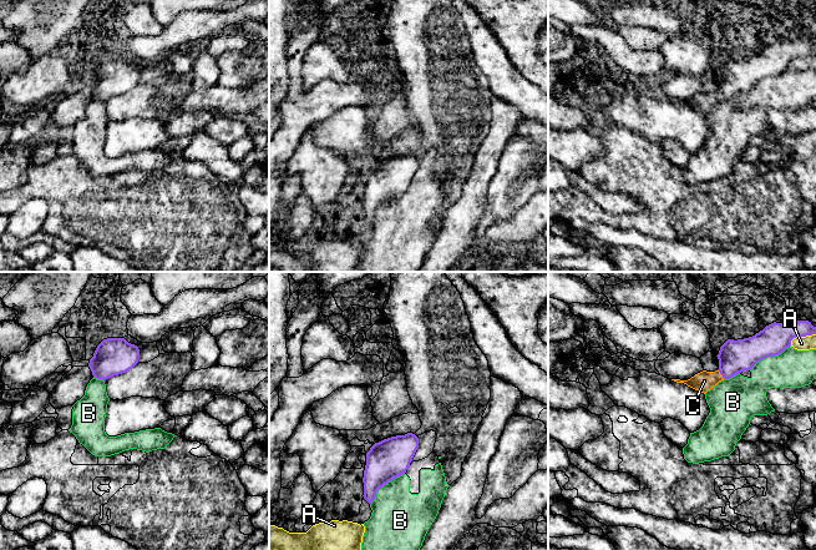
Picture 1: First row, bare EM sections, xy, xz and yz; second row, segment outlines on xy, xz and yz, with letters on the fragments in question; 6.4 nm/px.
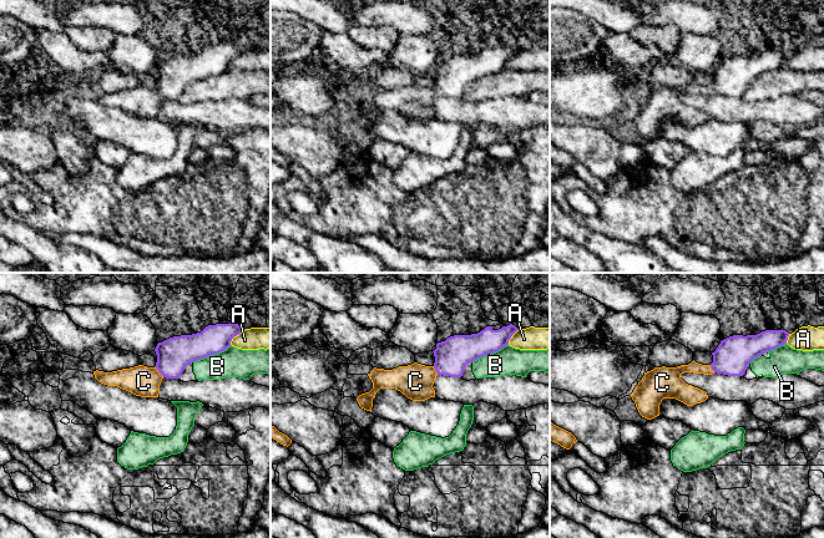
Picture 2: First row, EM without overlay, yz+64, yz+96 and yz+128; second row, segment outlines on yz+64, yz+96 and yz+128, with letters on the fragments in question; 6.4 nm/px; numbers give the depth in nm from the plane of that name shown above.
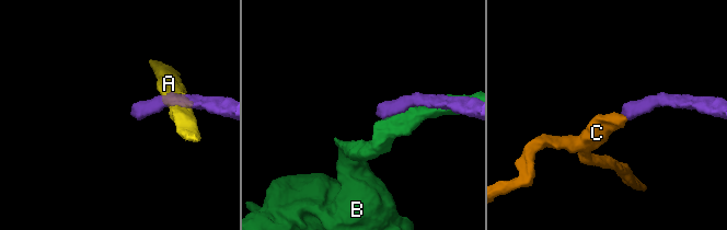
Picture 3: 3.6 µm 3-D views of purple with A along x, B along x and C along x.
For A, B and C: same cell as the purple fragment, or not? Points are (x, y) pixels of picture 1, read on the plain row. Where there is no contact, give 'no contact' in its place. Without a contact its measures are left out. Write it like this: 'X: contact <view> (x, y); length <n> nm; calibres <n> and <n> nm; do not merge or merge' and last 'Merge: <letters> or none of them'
A: contact yz (801, 56); length 180 nm; calibres 190 and 100 nm; do not merge
B: contact yz (769, 76); length 320 nm; calibres 220 and 240 nm; do not merge
C: contact yz (720, 94); length 80 nm; calibres 220 and 130 nm; merge
Merge: C

